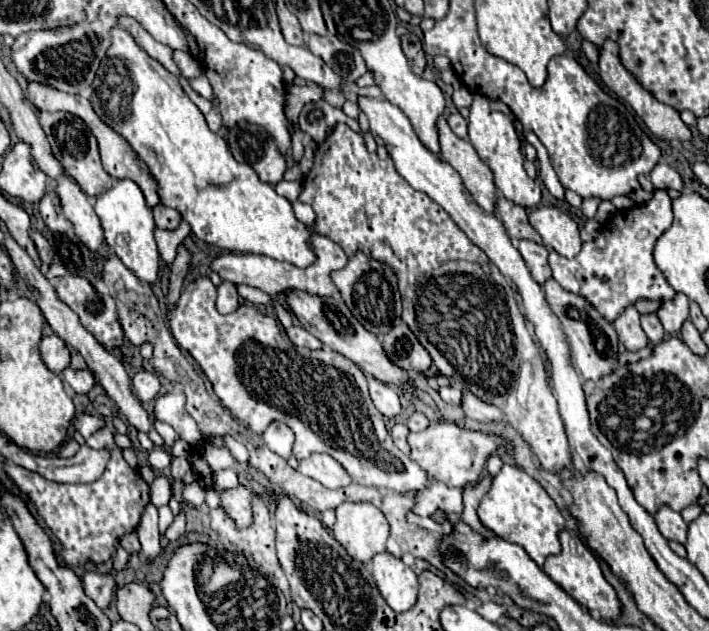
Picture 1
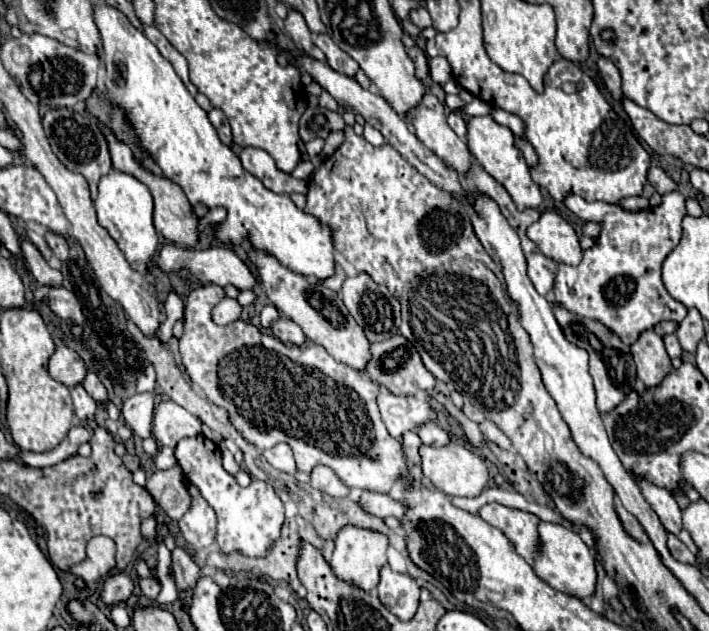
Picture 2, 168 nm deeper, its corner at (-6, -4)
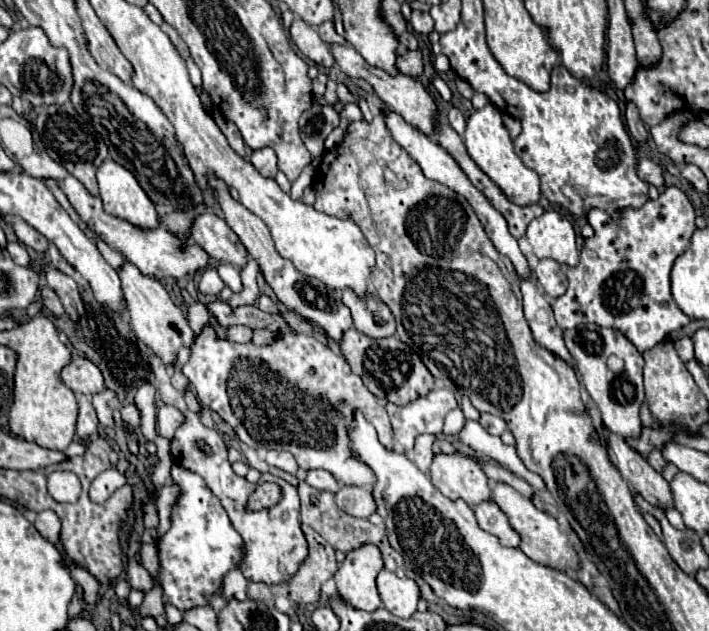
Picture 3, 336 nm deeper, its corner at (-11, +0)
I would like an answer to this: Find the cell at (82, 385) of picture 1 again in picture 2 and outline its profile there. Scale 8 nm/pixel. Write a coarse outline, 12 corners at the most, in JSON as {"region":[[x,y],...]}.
{"region":[[72,386],[74,412],[88,420],[96,412],[96,400],[84,386]]}

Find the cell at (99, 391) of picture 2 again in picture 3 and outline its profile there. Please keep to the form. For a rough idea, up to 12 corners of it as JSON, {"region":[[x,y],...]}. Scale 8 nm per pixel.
{"region":[[111,390],[93,396],[103,426],[113,428],[113,410],[121,404]]}

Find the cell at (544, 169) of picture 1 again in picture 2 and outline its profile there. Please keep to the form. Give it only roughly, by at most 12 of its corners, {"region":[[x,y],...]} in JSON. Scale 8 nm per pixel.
{"region":[[680,192],[626,212],[564,204],[599,223],[578,266],[558,266],[556,302],[624,344],[686,306],[660,278],[682,236]]}

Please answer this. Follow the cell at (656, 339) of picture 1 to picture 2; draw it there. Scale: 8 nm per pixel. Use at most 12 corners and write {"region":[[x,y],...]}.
{"region":[[664,336],[664,346],[670,358],[682,356],[678,338]]}

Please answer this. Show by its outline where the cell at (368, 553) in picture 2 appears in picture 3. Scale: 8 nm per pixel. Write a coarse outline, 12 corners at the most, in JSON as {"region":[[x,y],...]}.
{"region":[[373,544],[349,552],[335,574],[339,598],[377,610],[383,558]]}

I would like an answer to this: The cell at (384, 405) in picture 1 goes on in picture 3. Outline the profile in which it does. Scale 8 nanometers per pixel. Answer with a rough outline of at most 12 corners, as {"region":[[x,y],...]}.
{"region":[[447,388],[395,408],[387,404],[393,436],[411,452],[419,434],[439,436],[455,408]]}

